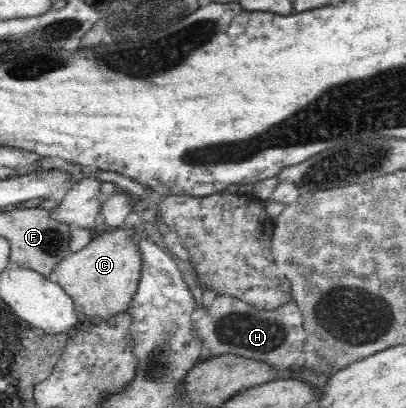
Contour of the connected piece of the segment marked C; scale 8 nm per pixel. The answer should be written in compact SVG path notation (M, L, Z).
M138 225L99 229L85 247L70 252L54 266L52 273L56 275L56 282L72 299L76 310L98 320L125 312L140 278L140 253L135 244L140 236L142 231Z

